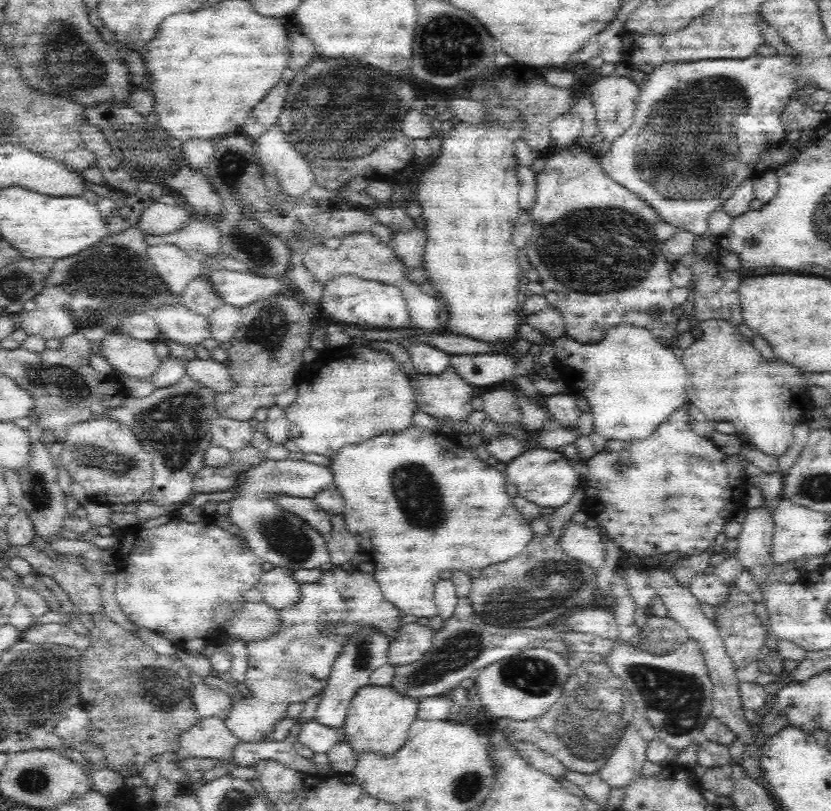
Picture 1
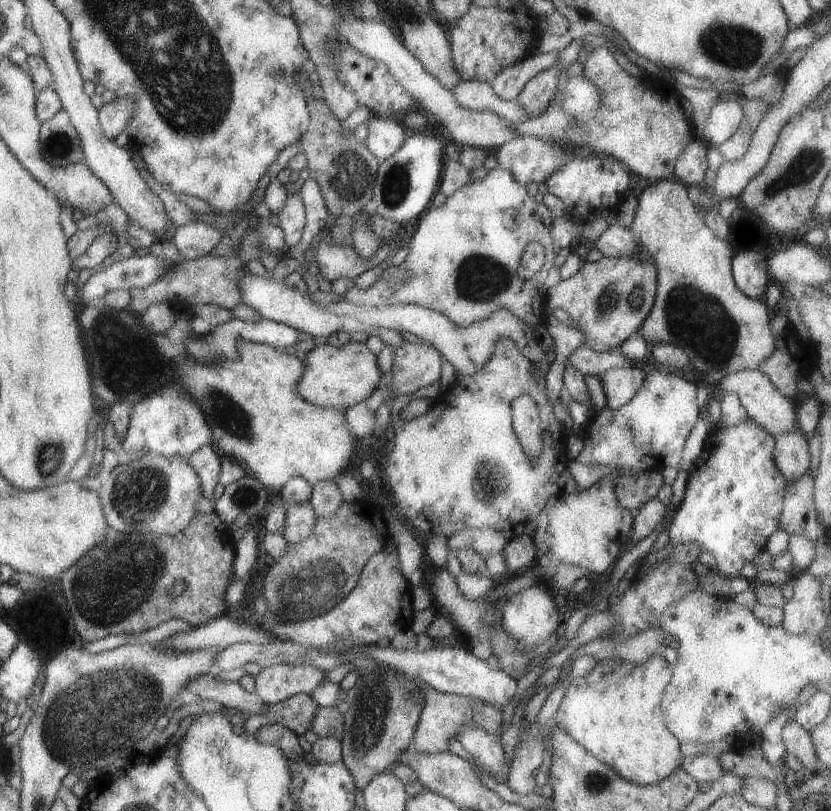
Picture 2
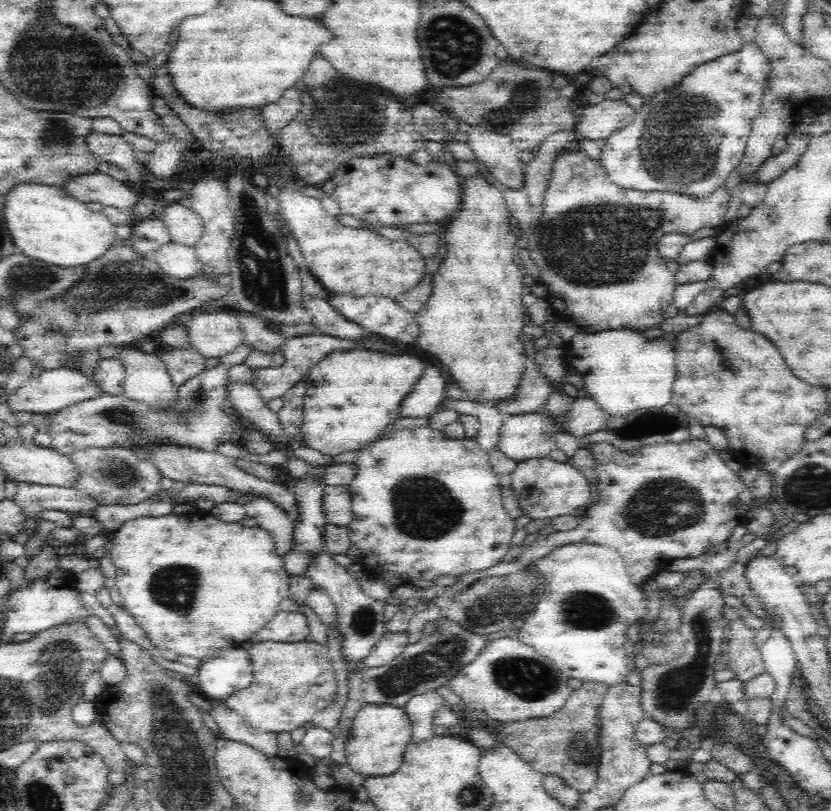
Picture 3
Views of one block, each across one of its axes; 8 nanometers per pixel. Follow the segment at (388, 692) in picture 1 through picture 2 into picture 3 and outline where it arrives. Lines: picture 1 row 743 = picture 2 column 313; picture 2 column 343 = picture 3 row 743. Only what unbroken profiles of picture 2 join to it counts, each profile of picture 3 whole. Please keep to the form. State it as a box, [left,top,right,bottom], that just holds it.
[345,704,412,776]

